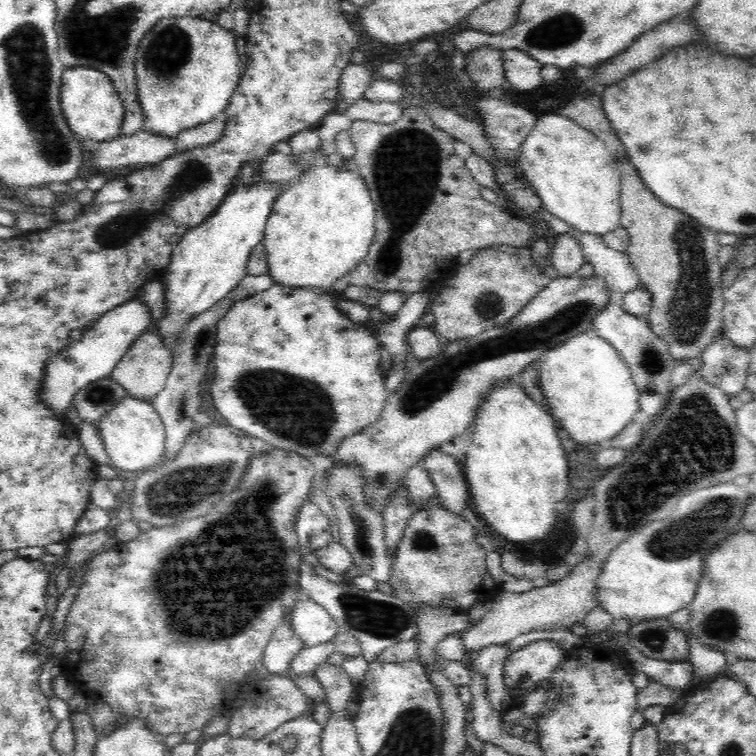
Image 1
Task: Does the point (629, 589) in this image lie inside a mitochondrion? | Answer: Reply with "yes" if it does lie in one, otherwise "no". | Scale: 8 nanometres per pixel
no

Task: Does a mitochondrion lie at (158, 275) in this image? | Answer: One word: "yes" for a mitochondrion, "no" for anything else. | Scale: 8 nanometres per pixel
no

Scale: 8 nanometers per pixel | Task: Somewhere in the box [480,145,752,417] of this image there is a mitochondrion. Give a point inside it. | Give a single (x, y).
(690, 306)

